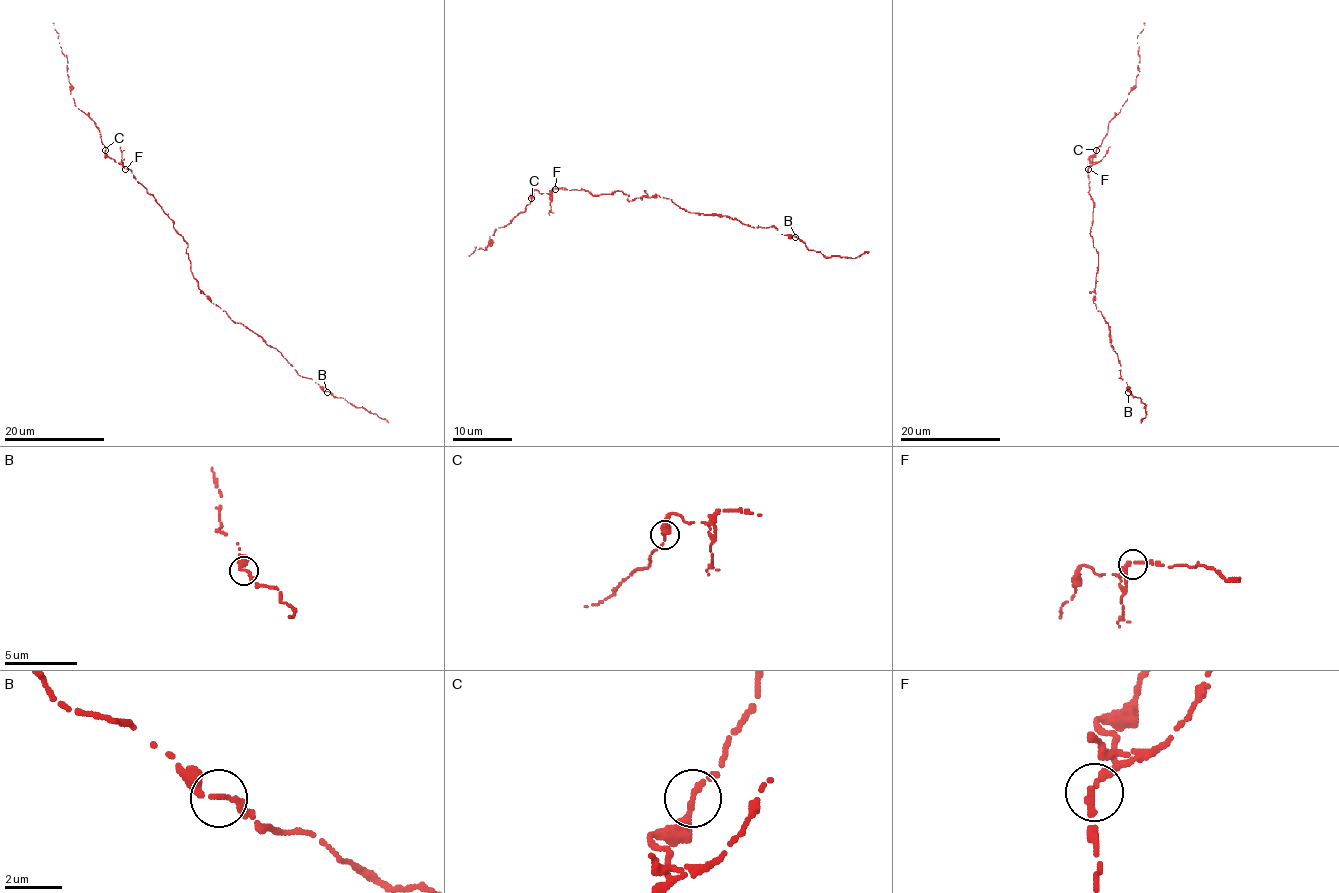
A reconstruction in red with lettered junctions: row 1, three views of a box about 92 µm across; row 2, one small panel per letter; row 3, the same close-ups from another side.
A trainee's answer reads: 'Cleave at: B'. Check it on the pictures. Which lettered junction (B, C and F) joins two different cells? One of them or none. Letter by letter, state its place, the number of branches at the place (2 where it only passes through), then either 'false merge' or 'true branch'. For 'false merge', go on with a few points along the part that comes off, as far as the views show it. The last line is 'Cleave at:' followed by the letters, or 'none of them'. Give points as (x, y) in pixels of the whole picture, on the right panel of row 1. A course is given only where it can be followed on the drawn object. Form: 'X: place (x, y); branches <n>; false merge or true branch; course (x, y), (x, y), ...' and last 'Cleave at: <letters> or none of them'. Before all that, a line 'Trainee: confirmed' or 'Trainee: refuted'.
Trainee: refuted
B: place (1128, 392); branches 2; true branch
C: place (1096, 150); branches 2; true branch
F: place (1088, 169); branches 2; true branch
Cleave at: none of them

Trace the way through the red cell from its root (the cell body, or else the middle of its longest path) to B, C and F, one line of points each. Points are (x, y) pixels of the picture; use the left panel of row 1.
B: (186, 249), (198, 288), (231, 320), (241, 323), (277, 349), (299, 375), (310, 378), (327, 392)
C: (186, 249), (188, 244), (156, 200), (135, 180), (129, 169), (115, 162), (105, 150)
F: (186, 249), (188, 244), (161, 206), (135, 180), (131, 171), (125, 169)

